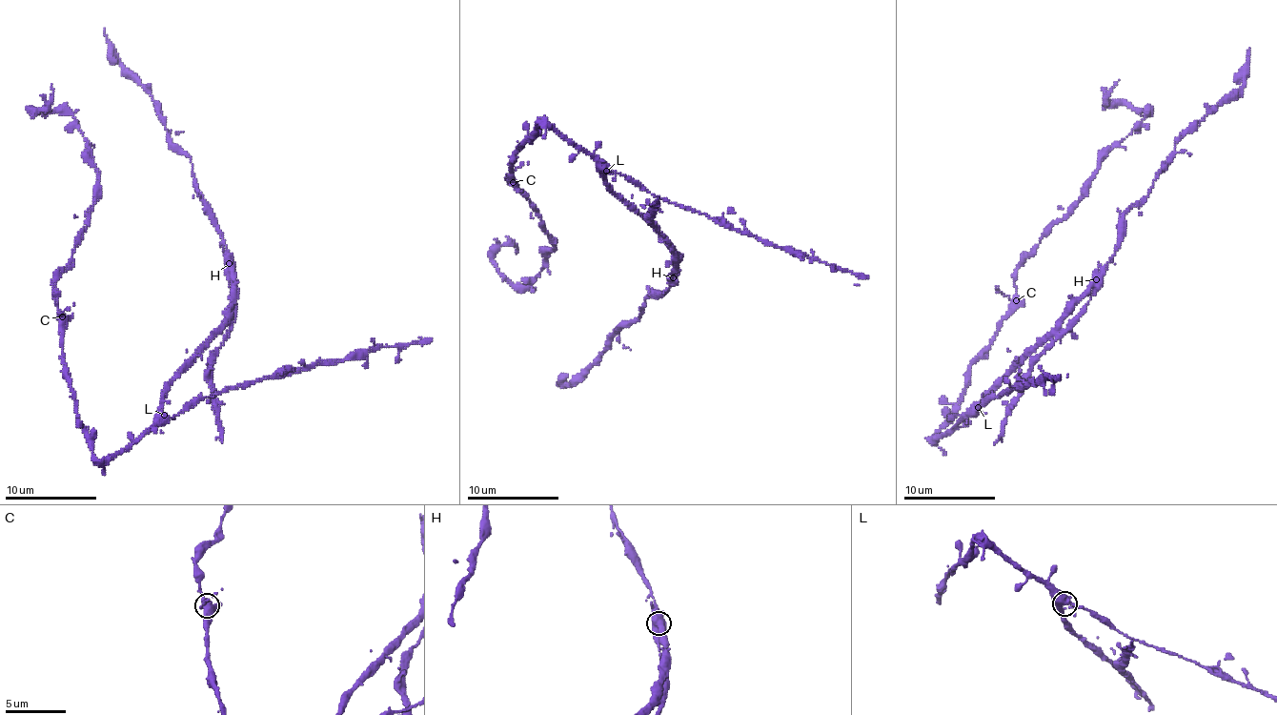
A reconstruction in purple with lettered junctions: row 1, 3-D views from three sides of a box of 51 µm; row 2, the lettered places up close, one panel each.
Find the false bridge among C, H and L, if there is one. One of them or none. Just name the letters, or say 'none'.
H

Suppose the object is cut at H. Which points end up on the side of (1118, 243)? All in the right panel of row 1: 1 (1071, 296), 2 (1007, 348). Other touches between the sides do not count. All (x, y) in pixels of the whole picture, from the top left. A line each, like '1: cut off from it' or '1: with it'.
1: cut off from it
2: with it

